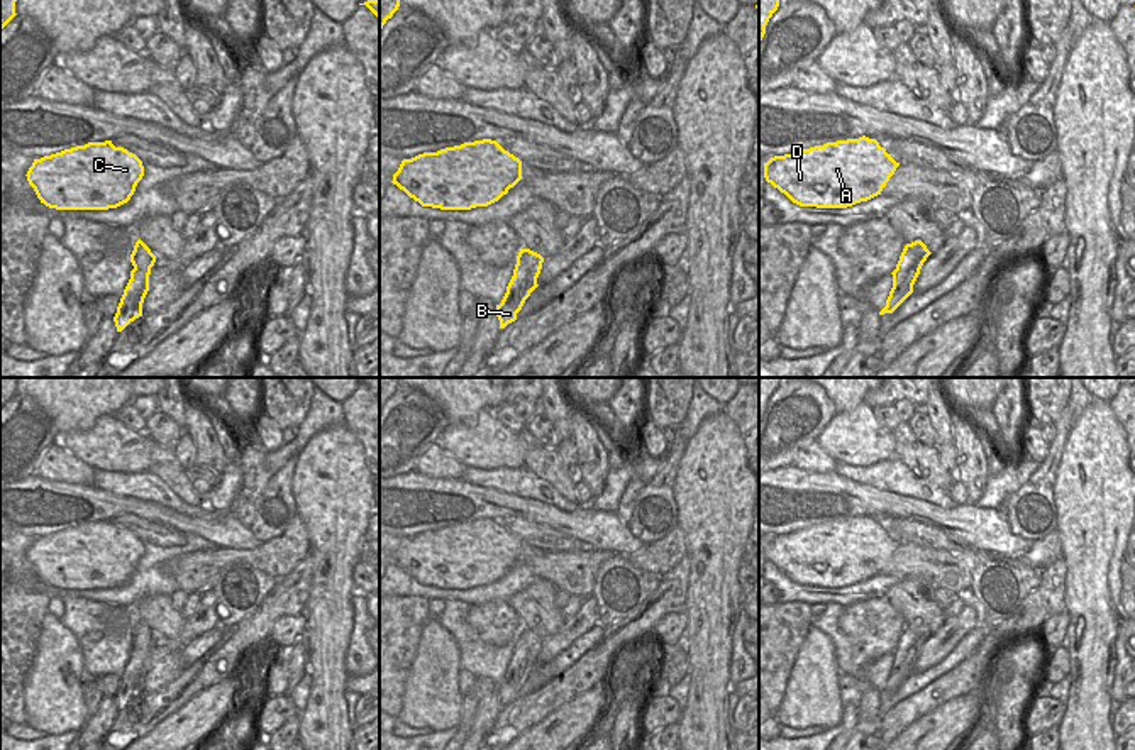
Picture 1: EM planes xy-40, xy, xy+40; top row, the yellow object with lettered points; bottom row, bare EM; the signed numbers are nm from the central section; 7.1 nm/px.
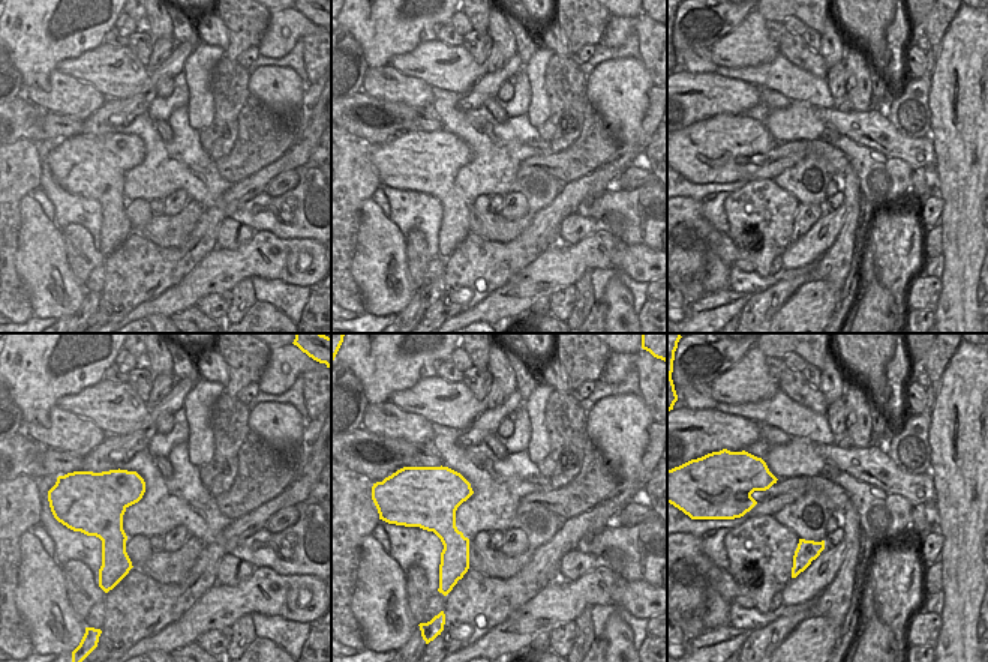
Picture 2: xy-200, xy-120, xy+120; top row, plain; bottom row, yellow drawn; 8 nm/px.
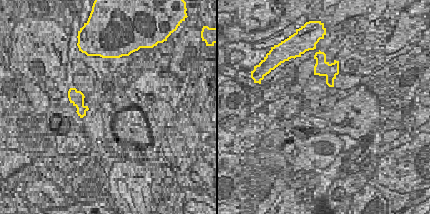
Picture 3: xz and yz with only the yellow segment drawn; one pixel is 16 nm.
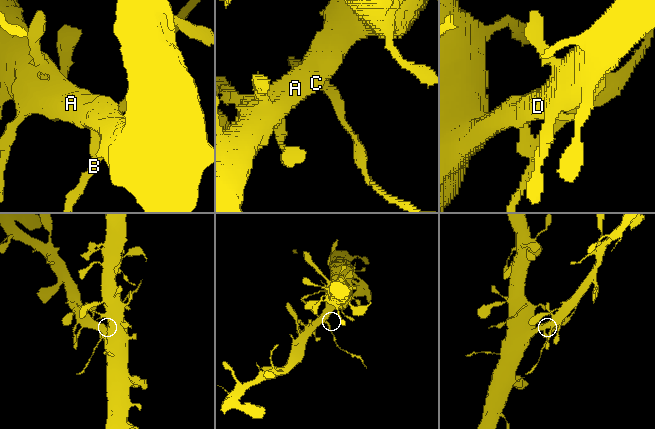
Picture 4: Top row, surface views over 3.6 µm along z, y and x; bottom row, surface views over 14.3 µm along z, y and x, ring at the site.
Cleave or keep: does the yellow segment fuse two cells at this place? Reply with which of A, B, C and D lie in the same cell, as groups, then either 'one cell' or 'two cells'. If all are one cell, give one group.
groups A C D / B; two cells

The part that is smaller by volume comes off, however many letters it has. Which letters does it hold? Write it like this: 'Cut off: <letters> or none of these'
Cut off: B

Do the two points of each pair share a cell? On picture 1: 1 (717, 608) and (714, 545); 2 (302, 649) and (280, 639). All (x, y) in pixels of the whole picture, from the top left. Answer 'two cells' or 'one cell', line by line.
1: one cell
2: two cells

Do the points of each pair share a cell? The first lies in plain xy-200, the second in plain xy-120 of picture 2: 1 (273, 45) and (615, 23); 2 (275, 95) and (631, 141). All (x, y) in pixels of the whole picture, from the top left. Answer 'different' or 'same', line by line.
1: same
2: same

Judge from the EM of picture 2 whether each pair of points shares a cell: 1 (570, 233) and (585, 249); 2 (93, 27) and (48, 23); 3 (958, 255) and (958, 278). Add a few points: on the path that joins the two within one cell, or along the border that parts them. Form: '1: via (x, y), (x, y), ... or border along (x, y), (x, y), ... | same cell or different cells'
1: border along (600, 224), (574, 243), (559, 243) | different cells
2: via (83, 23), (59, 23) | same cell
3: via (958, 261), (958, 272) | same cell

